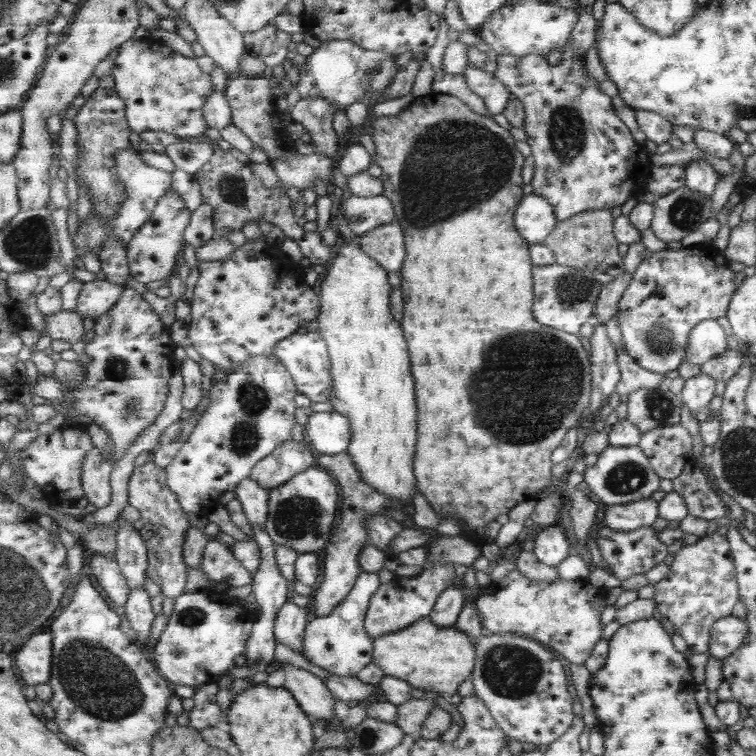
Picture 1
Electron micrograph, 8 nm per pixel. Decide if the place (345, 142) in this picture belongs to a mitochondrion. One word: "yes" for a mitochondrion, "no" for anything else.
no

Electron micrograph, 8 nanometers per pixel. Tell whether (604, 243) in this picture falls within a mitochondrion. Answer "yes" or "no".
no

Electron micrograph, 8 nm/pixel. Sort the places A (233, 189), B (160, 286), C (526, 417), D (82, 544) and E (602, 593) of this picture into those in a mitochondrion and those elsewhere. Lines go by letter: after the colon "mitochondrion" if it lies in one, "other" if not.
A: mitochondrion
B: other
C: mitochondrion
D: other
E: other

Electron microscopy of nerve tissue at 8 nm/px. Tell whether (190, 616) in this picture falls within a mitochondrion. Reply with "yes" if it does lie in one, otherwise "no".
yes

